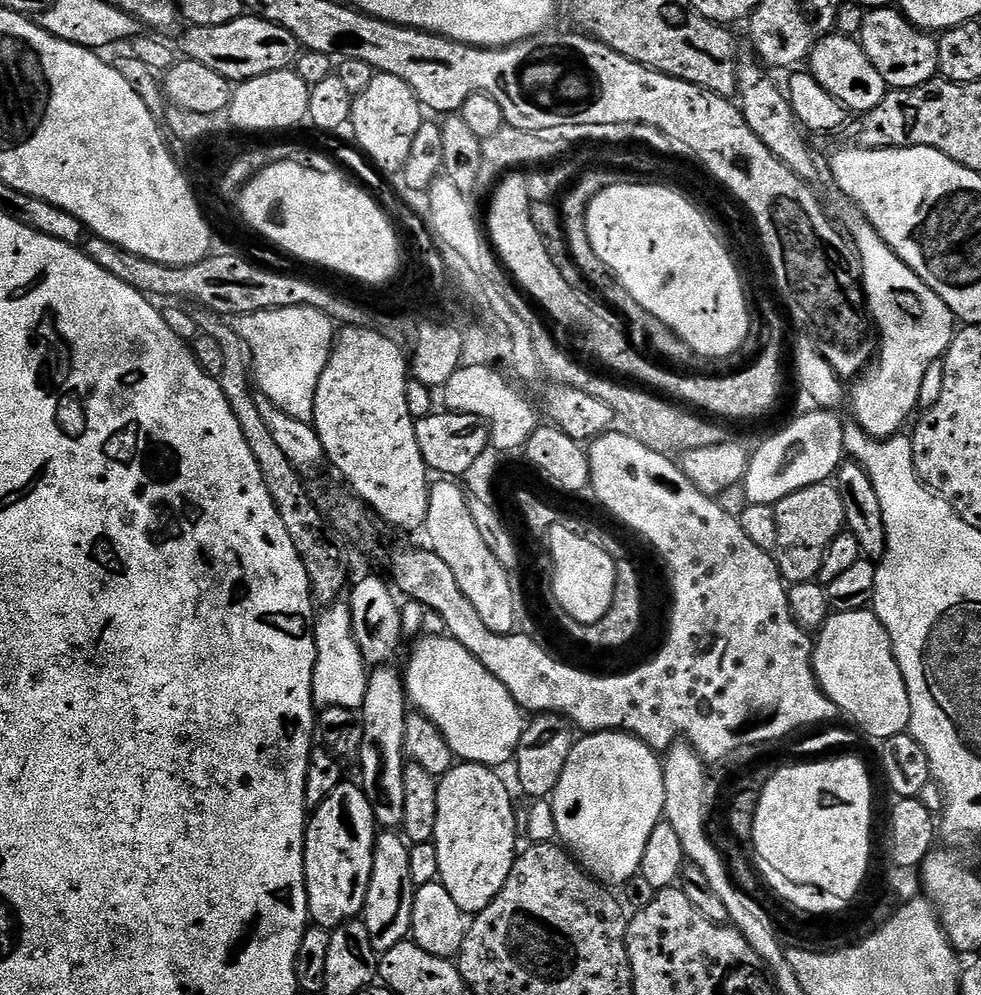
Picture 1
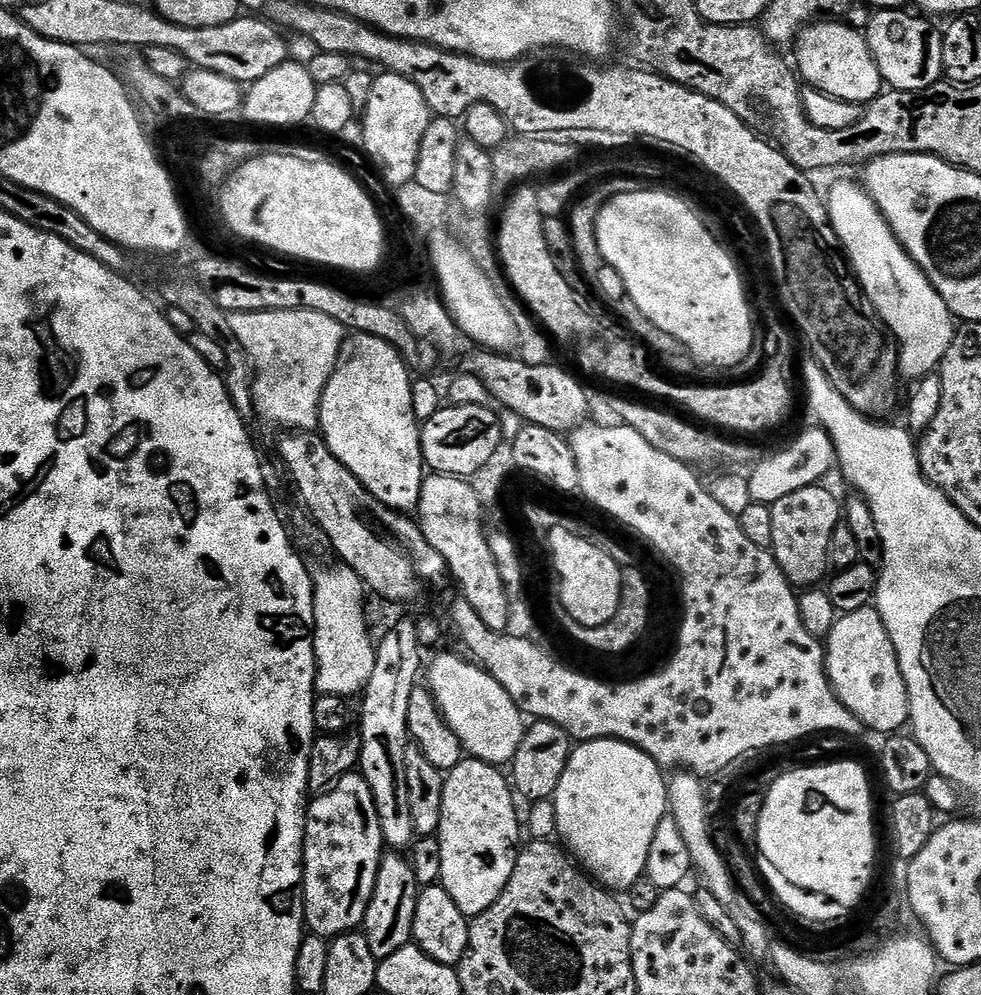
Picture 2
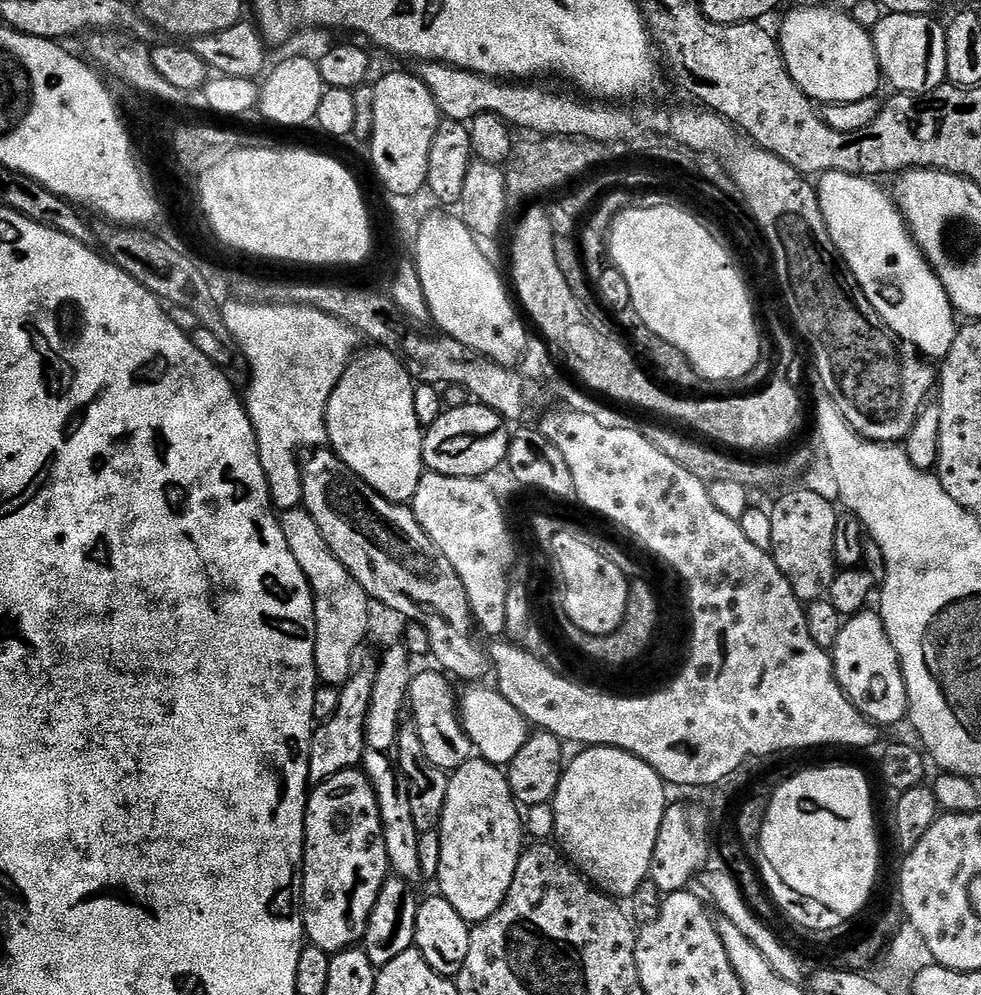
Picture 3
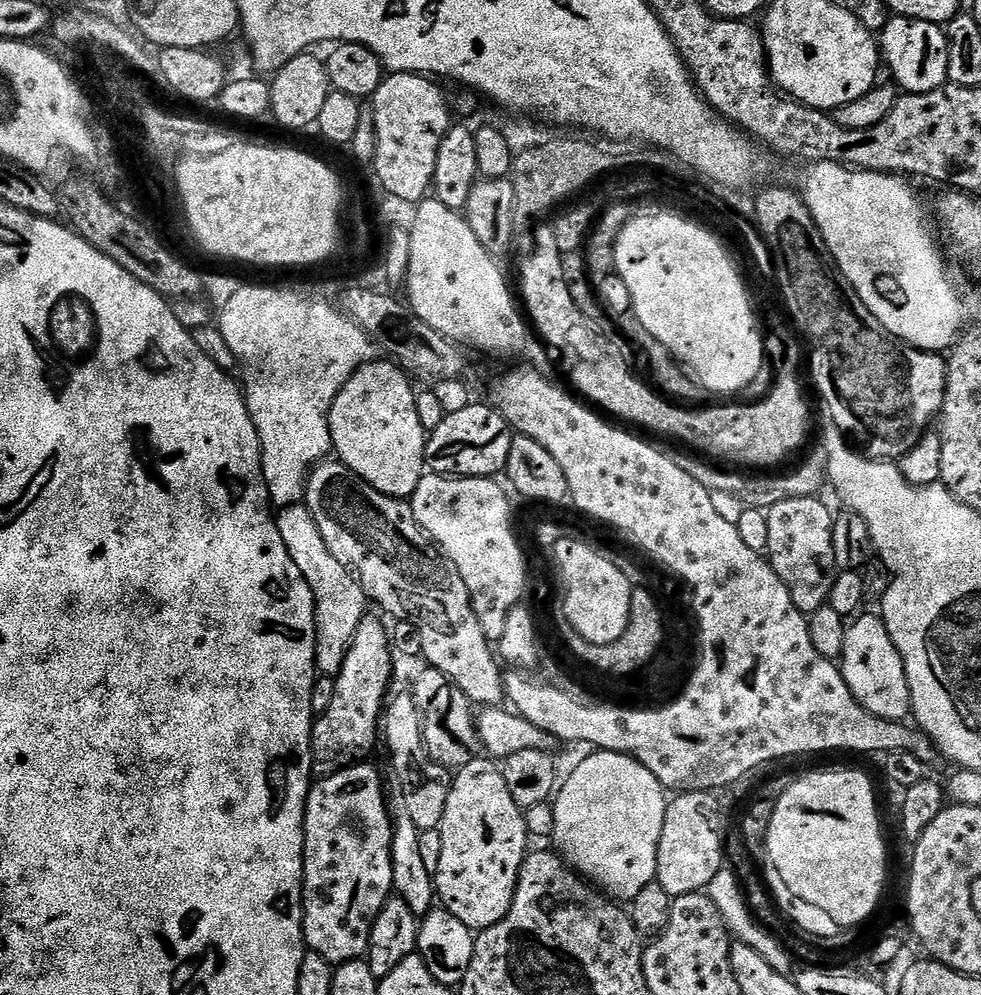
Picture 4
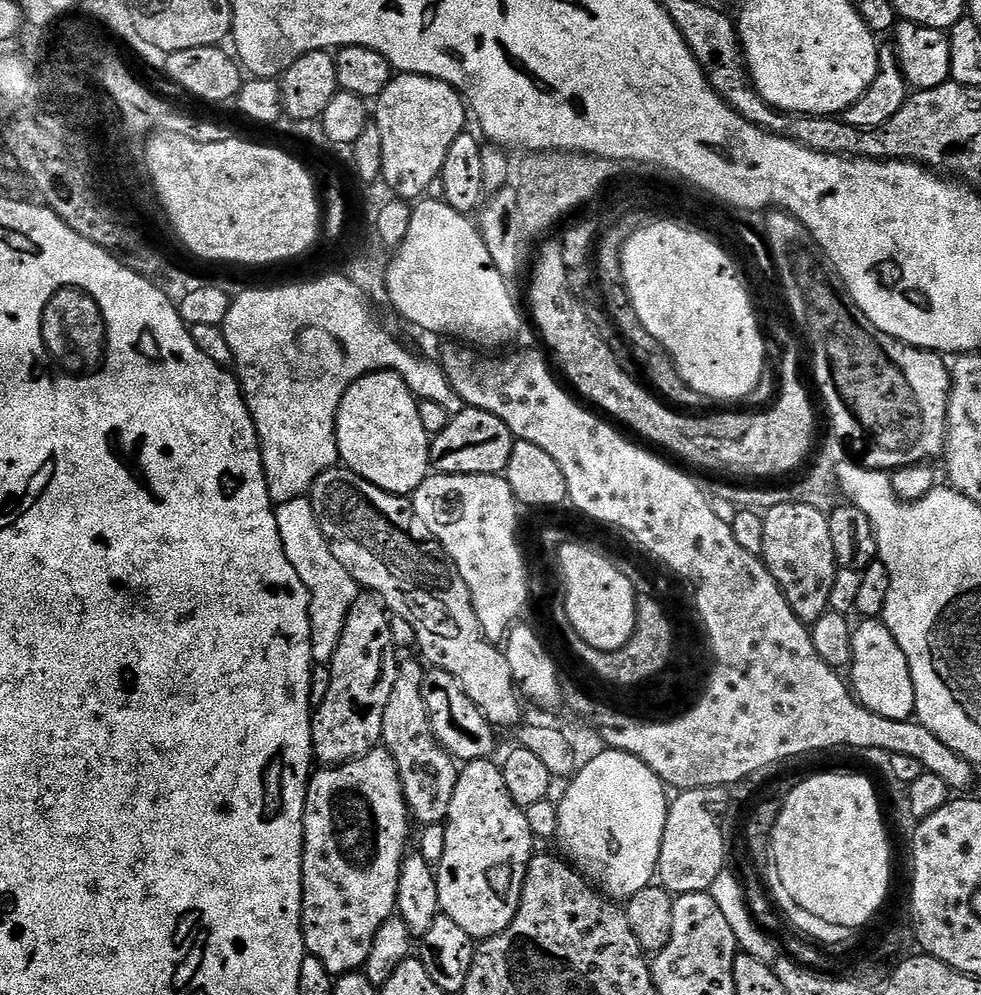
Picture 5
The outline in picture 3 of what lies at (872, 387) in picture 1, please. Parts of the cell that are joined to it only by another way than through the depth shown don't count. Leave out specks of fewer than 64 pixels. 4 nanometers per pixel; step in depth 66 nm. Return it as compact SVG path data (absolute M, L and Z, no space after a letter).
M845 172L823 173L818 180L818 195L826 230L830 230L830 238L836 251L848 265L857 286L864 291L870 306L874 306L874 310L884 319L889 330L895 332L905 345L911 346L917 353L928 358L943 358L950 350L952 338L958 331L957 313L942 282L926 262L919 246L913 242L908 224L900 209L896 207L896 201L876 184L879 183L875 179L866 176L851 176Z

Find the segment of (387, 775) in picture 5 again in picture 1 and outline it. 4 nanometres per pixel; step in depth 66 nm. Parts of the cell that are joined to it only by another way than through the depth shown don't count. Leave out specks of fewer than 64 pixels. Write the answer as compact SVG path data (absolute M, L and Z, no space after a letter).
M342 782L307 817L304 830L304 881L313 925L334 930L364 911L366 890L374 870L378 825L368 796L359 783Z

